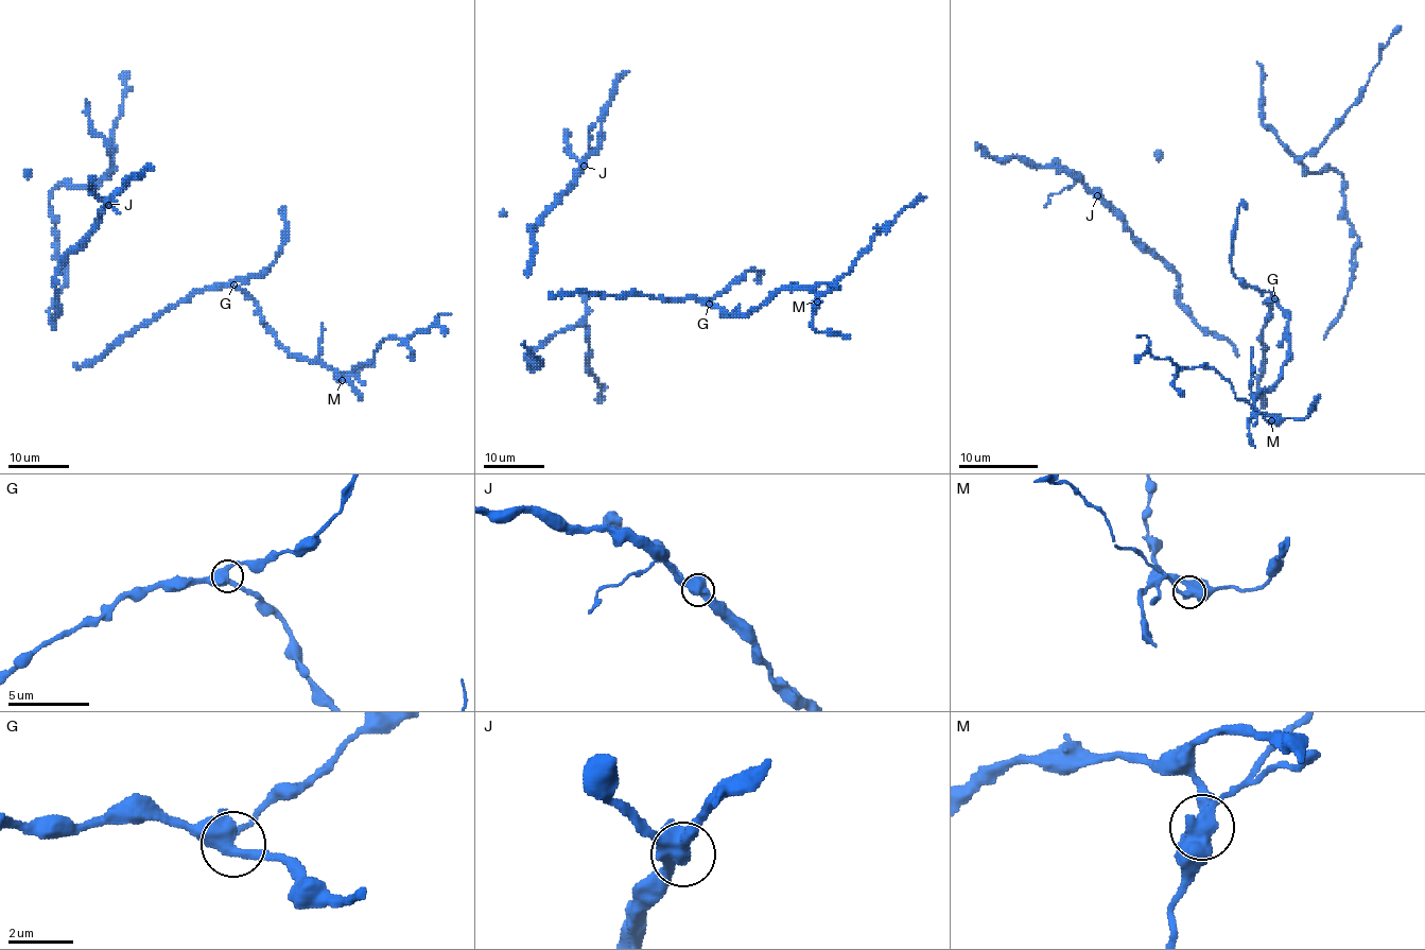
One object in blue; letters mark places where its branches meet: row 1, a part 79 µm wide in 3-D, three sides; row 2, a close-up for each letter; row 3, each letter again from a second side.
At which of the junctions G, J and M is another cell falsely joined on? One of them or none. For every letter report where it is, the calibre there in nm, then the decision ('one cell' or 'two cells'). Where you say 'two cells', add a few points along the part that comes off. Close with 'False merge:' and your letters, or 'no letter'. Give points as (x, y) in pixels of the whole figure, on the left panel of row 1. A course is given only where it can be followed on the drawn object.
G: (233, 284) | 440 nm | one cell
J: (108, 205) | 480 nm | one cell
M: (342, 380) | 480 nm | two cells | (343, 379), (360, 365), (370, 362), (384, 340), (404, 340), (426, 331), (440, 313), (450, 315)
False merge: M

